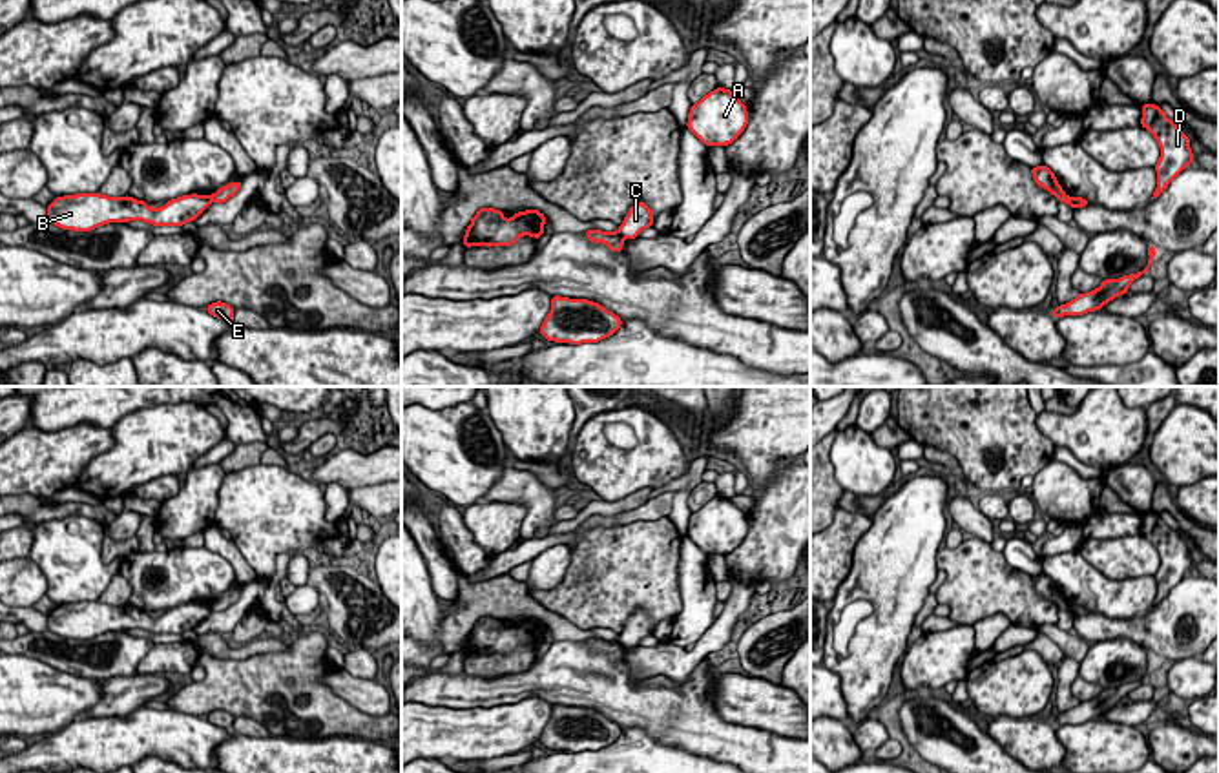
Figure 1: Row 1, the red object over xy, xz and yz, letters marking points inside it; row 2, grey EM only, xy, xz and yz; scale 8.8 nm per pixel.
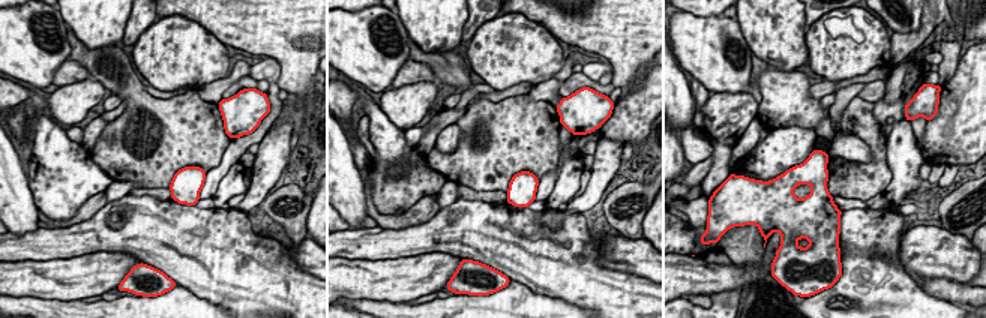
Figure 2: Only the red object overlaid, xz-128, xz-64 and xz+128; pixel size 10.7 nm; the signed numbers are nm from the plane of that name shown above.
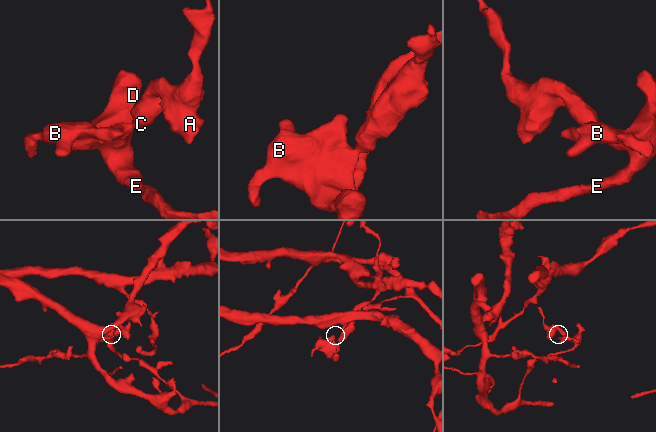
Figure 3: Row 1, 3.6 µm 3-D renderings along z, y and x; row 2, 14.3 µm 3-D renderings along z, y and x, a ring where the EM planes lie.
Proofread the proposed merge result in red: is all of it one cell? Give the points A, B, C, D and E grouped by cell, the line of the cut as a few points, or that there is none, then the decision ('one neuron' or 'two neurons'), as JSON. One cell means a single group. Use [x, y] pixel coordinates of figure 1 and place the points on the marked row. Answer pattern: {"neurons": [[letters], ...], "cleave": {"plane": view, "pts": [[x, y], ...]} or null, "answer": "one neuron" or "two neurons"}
{"neurons": [["A", "C"], ["B", "D", "E"]], "cleave": {"plane": "xy", "pts": [[208, 195], [212, 201]]}, "answer": "two neurons"}

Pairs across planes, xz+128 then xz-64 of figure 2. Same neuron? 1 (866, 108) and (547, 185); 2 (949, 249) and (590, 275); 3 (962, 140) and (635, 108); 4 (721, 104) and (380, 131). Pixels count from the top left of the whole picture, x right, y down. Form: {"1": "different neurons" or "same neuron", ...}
{"1": "different neurons", "2": "different neurons", "3": "same neuron", "4": "different neurons"}

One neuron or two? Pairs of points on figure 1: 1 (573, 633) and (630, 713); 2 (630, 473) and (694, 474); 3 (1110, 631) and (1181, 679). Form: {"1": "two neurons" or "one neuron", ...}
{"1": "two neurons", "2": "two neurons", "3": "two neurons"}

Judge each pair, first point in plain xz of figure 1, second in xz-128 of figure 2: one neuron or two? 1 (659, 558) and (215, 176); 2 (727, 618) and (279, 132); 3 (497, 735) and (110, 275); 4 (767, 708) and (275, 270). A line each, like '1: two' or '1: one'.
1: two
2: one
3: one
4: two

